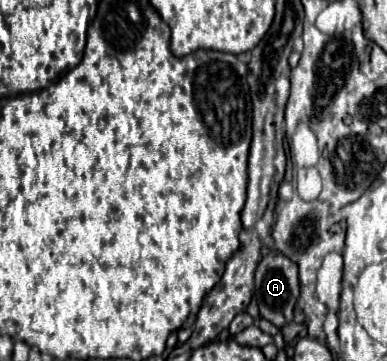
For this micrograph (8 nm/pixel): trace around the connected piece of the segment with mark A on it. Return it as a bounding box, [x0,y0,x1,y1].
[254,253,300,327]

